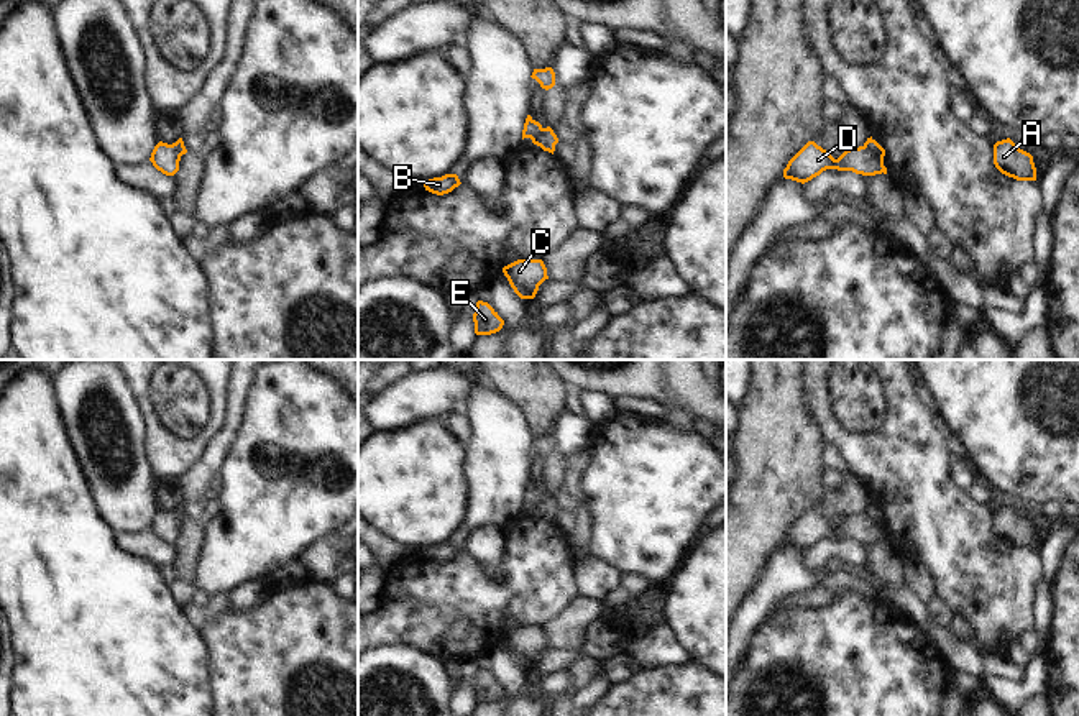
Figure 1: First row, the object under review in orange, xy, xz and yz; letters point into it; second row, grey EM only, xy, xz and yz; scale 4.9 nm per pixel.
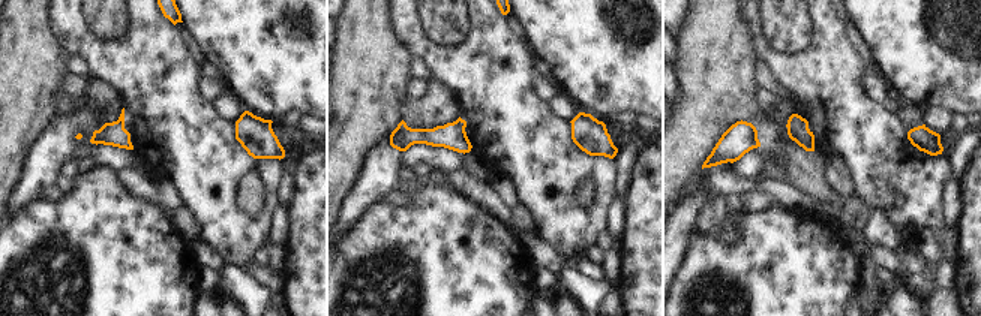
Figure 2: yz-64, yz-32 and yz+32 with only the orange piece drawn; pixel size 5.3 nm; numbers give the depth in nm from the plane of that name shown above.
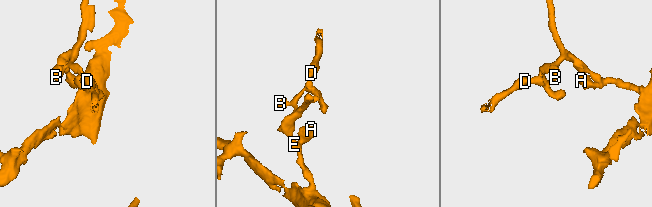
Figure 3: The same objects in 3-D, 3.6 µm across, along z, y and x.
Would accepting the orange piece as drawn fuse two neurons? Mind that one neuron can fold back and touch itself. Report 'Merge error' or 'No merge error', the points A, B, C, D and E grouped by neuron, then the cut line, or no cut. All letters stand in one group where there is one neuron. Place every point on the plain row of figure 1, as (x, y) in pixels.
Merge error. Groups: A B C E / D. Split along yz (863, 514), (879, 529), (884, 539).

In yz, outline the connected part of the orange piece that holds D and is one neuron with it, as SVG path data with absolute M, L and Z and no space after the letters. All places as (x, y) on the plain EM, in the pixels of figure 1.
M808 509L787 532L783 545L797 550L808 550L826 537L852 539L862 544L882 542L880 529L864 514L846 517L838 527L831 519L815 509Z

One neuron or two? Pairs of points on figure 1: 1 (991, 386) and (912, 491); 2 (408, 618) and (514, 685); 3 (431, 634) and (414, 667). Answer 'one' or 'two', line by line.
1: two
2: two
3: two

